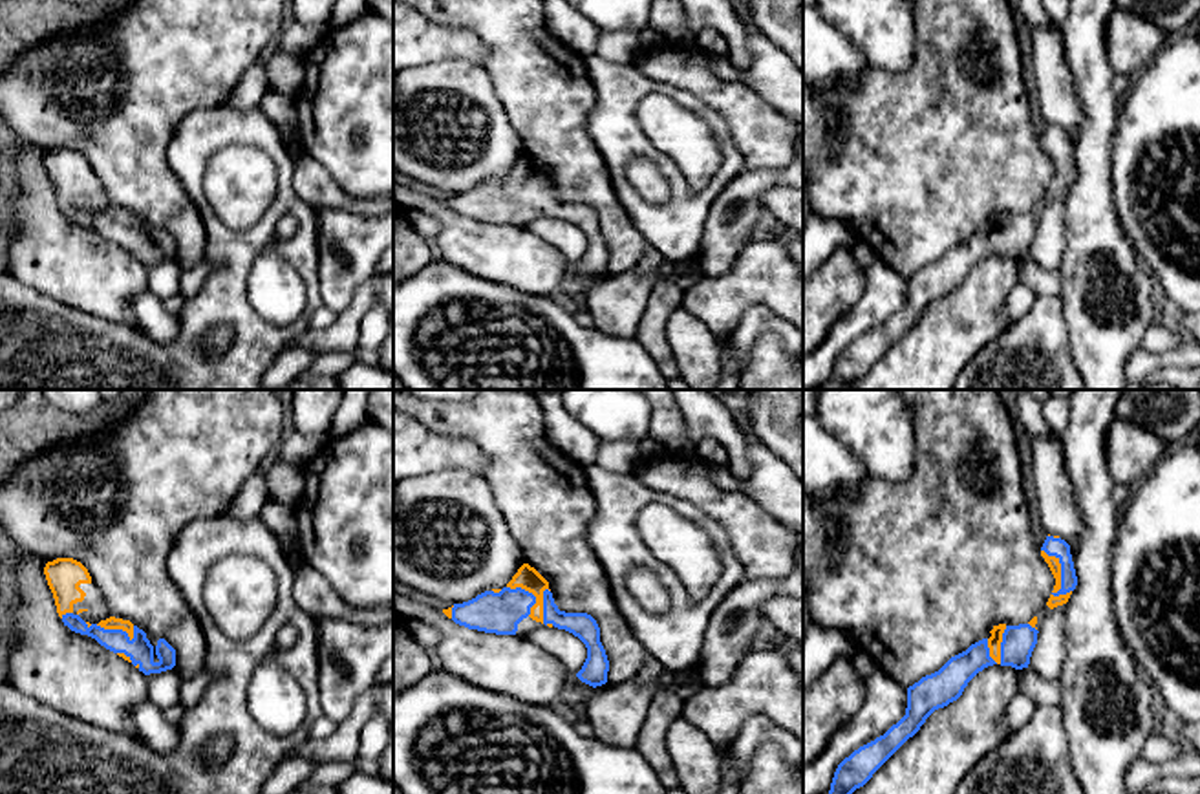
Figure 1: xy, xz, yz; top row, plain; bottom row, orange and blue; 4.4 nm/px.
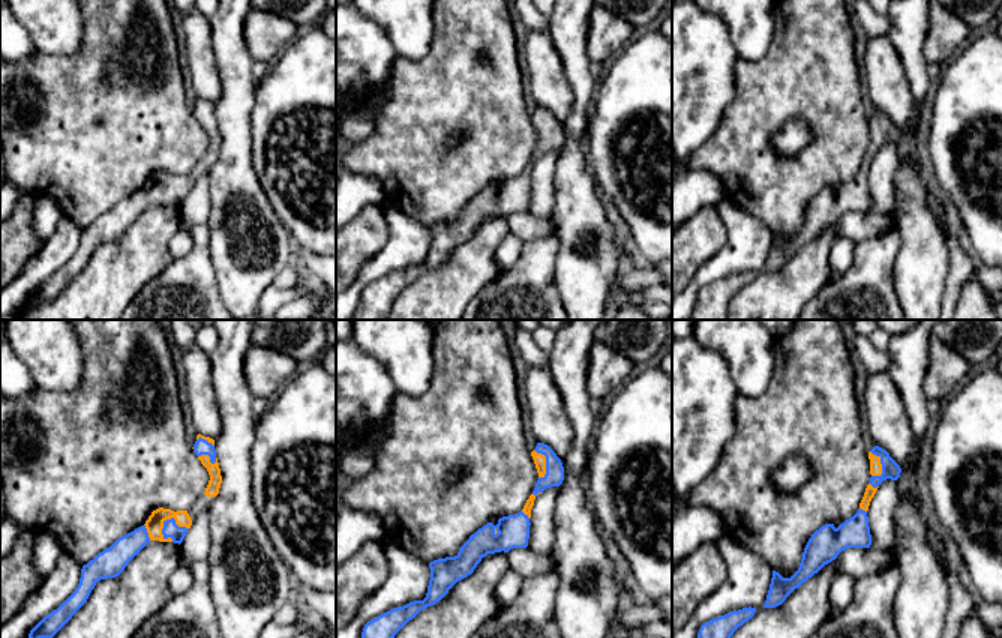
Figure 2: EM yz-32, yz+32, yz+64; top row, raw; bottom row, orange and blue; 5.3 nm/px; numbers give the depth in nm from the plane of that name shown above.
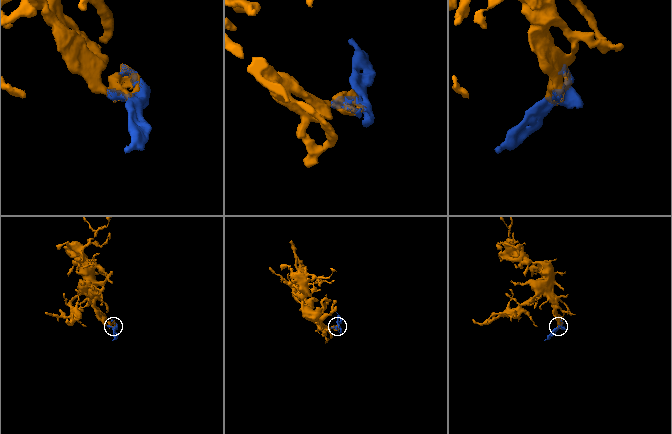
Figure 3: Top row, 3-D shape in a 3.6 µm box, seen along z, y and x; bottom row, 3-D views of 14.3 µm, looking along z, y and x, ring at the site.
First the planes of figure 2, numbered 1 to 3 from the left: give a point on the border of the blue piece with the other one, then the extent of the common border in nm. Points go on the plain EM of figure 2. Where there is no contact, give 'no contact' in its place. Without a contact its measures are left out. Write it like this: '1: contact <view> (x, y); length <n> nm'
1: contact yz-32 (171, 180); length 160 nm
2: contact yz+32 (545, 126); length 170 nm
3: contact yz+64 (879, 126); length 150 nm

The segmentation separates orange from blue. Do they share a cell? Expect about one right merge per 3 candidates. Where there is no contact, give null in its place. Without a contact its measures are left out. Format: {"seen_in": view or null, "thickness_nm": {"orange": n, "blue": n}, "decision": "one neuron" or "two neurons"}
{"seen_in": "yz", "thickness_nm": {"orange": 50, "blue": 90}, "decision": "one neuron"}

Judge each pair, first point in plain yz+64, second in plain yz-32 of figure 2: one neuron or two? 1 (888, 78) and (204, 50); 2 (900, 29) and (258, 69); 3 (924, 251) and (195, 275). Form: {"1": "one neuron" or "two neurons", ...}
{"1": "one neuron", "2": "two neurons", "3": "two neurons"}

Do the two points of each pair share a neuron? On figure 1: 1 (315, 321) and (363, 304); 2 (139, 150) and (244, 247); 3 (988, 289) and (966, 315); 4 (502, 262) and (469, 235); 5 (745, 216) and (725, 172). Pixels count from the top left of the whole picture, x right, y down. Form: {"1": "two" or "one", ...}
{"1": "two", "2": "two", "3": "one", "4": "one", "5": "two"}

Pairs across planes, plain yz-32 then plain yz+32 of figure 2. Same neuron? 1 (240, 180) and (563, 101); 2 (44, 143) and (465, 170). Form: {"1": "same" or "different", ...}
{"1": "different", "2": "same"}

